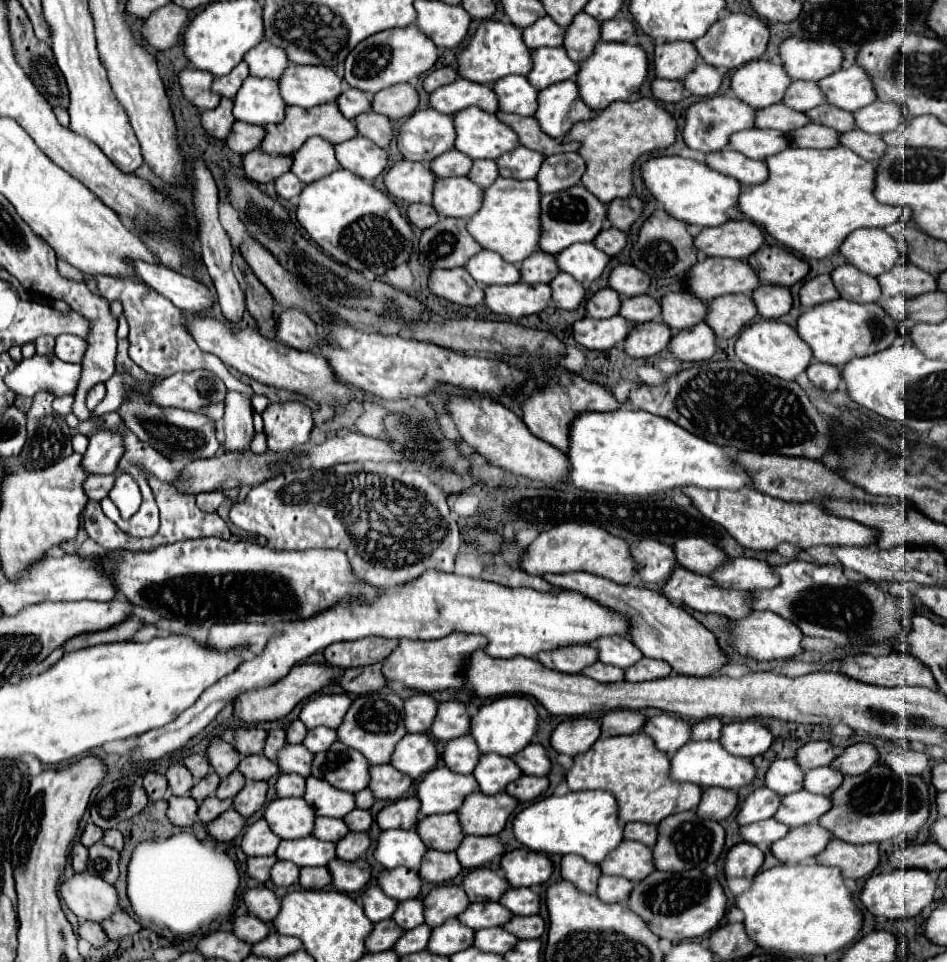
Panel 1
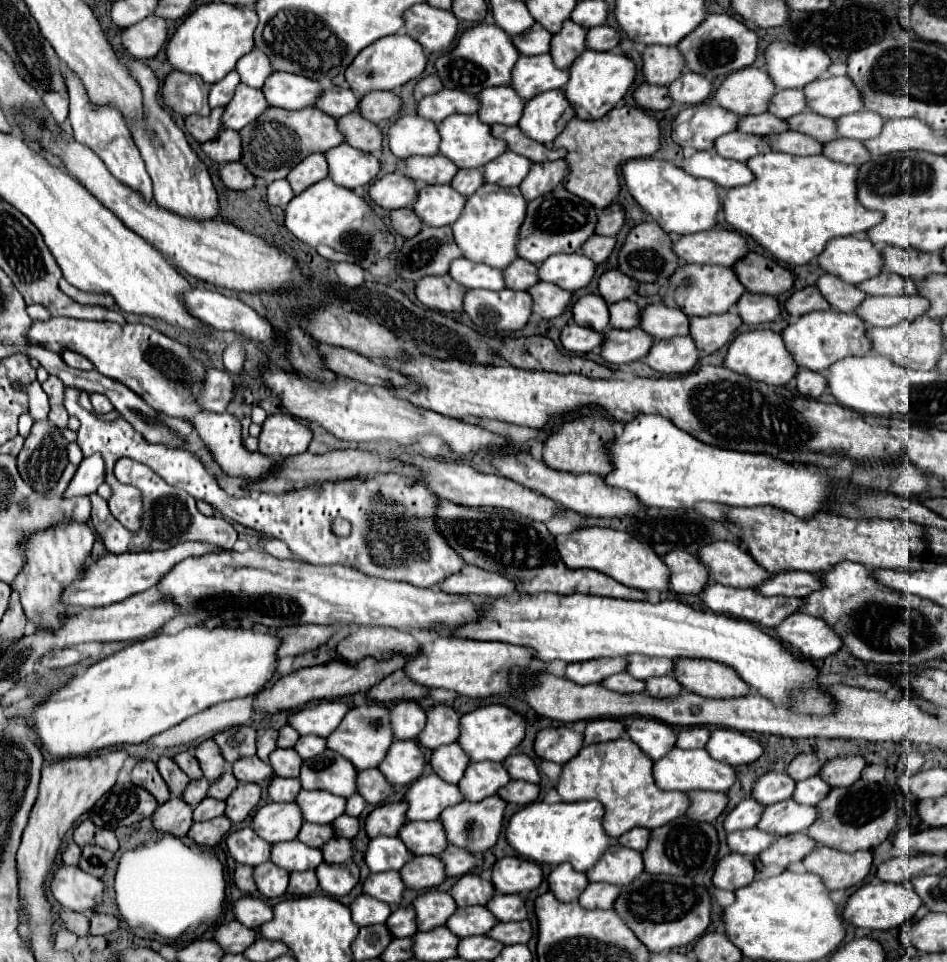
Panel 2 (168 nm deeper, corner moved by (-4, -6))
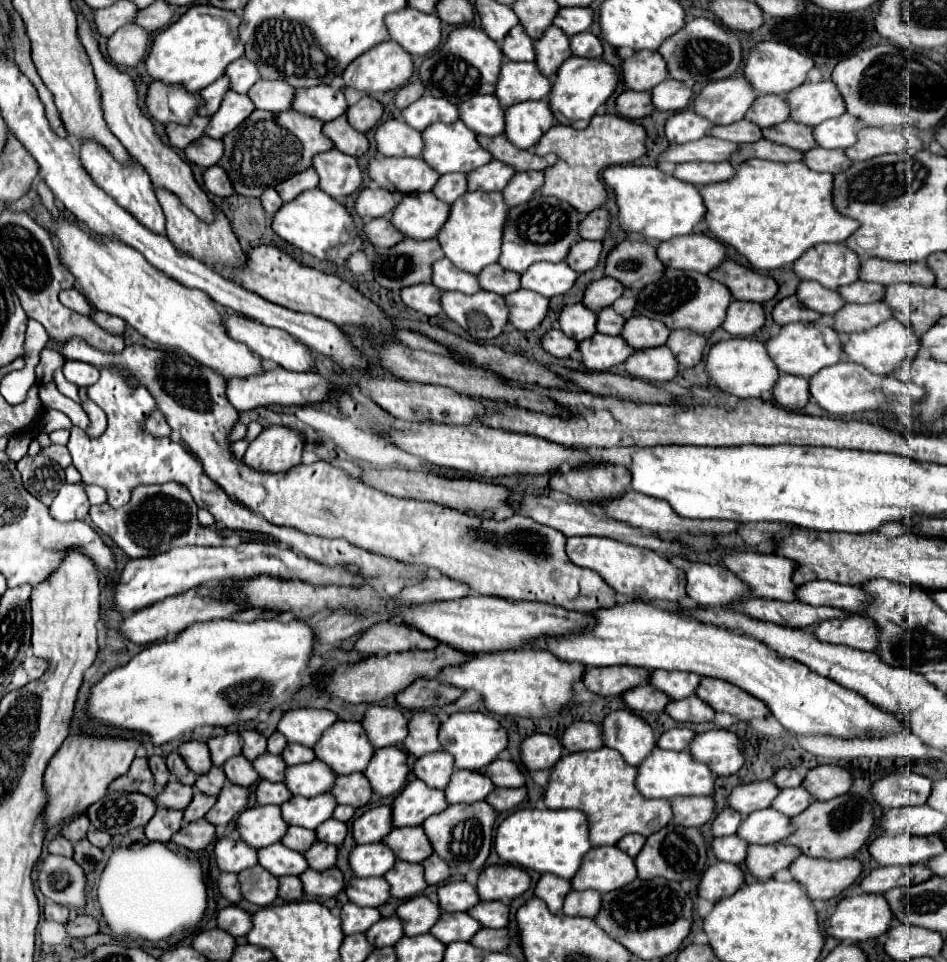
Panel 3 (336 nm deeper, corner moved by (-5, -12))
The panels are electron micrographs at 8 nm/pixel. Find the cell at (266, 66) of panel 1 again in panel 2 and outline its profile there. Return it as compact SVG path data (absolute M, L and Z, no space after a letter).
M253 49L253 51L249 51L247 55L243 55L237 61L235 71L241 77L241 83L245 83L245 85L249 85L253 89L261 89L263 81L271 75L273 69L271 69L271 65L267 61L267 55L259 53L257 49Z

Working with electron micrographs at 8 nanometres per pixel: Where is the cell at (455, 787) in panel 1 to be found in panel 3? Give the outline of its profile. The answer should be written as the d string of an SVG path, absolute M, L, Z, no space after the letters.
M410 781L402 793L392 803L392 823L394 827L422 825L424 819L436 815L448 807L444 791L428 787L424 781Z

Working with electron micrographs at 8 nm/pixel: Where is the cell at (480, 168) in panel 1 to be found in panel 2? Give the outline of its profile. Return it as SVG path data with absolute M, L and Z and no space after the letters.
M459 169L457 175L451 179L451 187L457 193L463 193L465 197L475 193L475 189L479 189L479 185L483 185L483 173L481 169Z

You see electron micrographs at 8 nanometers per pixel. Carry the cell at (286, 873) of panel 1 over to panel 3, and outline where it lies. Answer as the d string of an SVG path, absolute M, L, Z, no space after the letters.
M256 865L252 869L246 869L246 871L238 873L238 877L240 877L242 895L250 903L256 903L260 907L268 907L276 901L280 883L270 871L264 871L264 867Z

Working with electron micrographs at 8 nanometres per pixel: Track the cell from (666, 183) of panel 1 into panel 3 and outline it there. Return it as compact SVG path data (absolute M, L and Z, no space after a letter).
M614 165L602 173L604 181L614 189L620 207L620 225L632 233L644 233L646 239L668 241L676 235L688 235L694 225L704 219L706 207L696 185L664 175L658 167Z

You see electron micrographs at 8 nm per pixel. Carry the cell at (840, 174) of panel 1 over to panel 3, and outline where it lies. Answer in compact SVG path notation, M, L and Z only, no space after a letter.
M748 159L744 161L736 175L736 179L726 183L712 183L700 189L704 203L706 203L706 221L714 237L726 245L732 245L740 255L744 255L754 269L772 271L780 267L794 265L808 249L816 247L818 243L842 243L860 227L854 219L842 217L840 211L834 209L832 203L832 177L828 173L812 171L804 167L804 163L776 163L766 159Z

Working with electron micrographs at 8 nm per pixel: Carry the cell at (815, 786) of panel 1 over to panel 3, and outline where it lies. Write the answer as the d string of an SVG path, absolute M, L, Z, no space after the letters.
M796 787L796 789L782 789L780 795L774 799L772 807L782 811L784 815L796 817L800 815L810 803L812 803L812 795L808 795L808 791L804 791L804 787Z

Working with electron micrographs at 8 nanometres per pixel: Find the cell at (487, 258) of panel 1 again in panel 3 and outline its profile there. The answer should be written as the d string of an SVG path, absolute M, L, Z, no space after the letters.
M440 259L432 265L432 283L436 287L440 287L442 291L460 291L460 293L476 293L482 291L480 281L476 279L476 275L460 271L454 267L454 263L450 259Z

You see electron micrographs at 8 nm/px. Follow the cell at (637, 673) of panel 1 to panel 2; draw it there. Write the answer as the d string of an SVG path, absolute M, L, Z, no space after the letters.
M671 675L671 677L651 677L651 681L645 681L647 683L647 693L651 697L659 697L659 699L665 699L665 697L679 697L683 687L677 683L677 679Z

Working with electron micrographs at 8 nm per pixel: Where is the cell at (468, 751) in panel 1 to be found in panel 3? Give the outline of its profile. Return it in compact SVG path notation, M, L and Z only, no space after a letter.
M446 751L428 753L416 761L414 773L430 787L444 789L450 783L450 777L454 773L454 759Z

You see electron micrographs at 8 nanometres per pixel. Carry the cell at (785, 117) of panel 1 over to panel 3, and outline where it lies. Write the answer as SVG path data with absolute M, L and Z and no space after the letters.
M742 119L742 121L736 121L732 125L716 125L710 135L742 145L742 143L754 143L754 141L762 139L762 129L756 127L756 123Z

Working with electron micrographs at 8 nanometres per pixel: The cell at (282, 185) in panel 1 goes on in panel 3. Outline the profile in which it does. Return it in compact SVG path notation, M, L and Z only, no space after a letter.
M268 187L268 189L262 193L260 201L262 201L262 207L266 209L266 213L268 213L268 215L274 215L274 213L278 211L278 207L284 203L284 201L280 199L280 195L276 193L276 189L274 189L274 187Z

